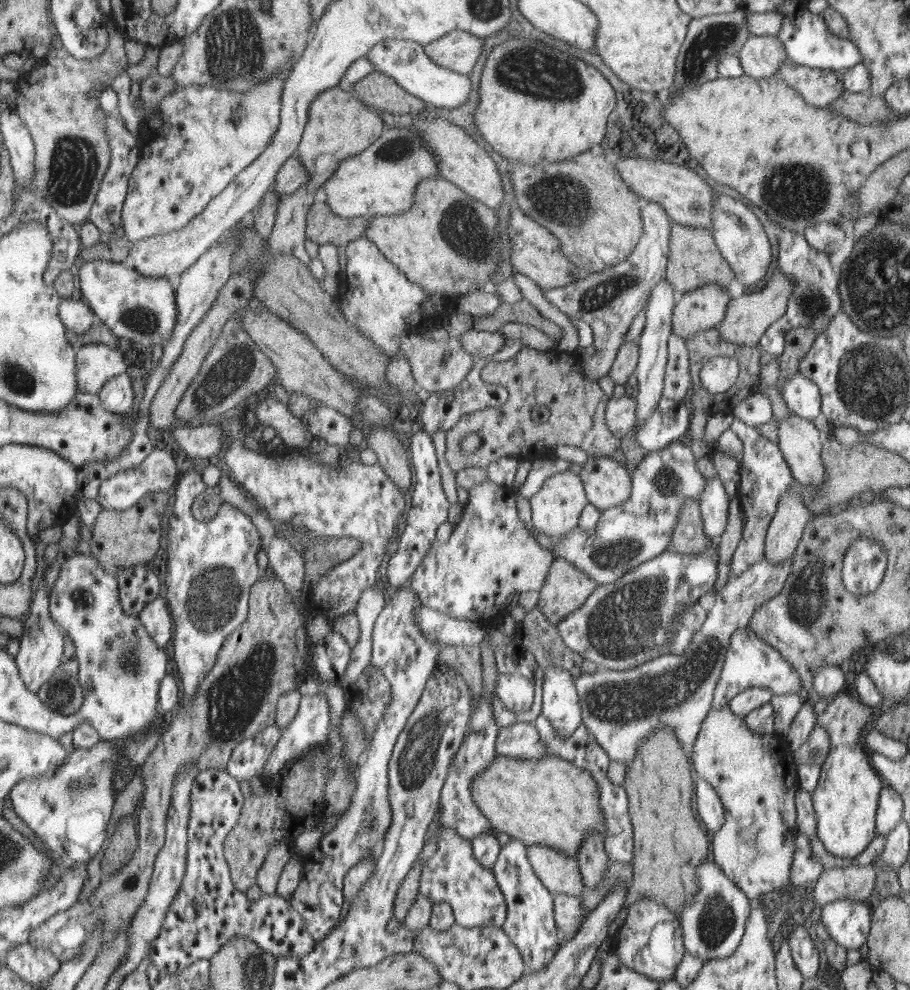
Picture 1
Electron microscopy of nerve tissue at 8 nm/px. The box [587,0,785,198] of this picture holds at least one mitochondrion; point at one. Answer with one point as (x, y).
(712, 40)

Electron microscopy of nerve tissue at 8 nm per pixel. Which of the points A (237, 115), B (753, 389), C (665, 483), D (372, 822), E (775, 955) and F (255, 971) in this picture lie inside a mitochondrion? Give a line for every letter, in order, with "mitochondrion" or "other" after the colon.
A: mitochondrion
B: other
C: mitochondrion
D: mitochondrion
E: other
F: mitochondrion

